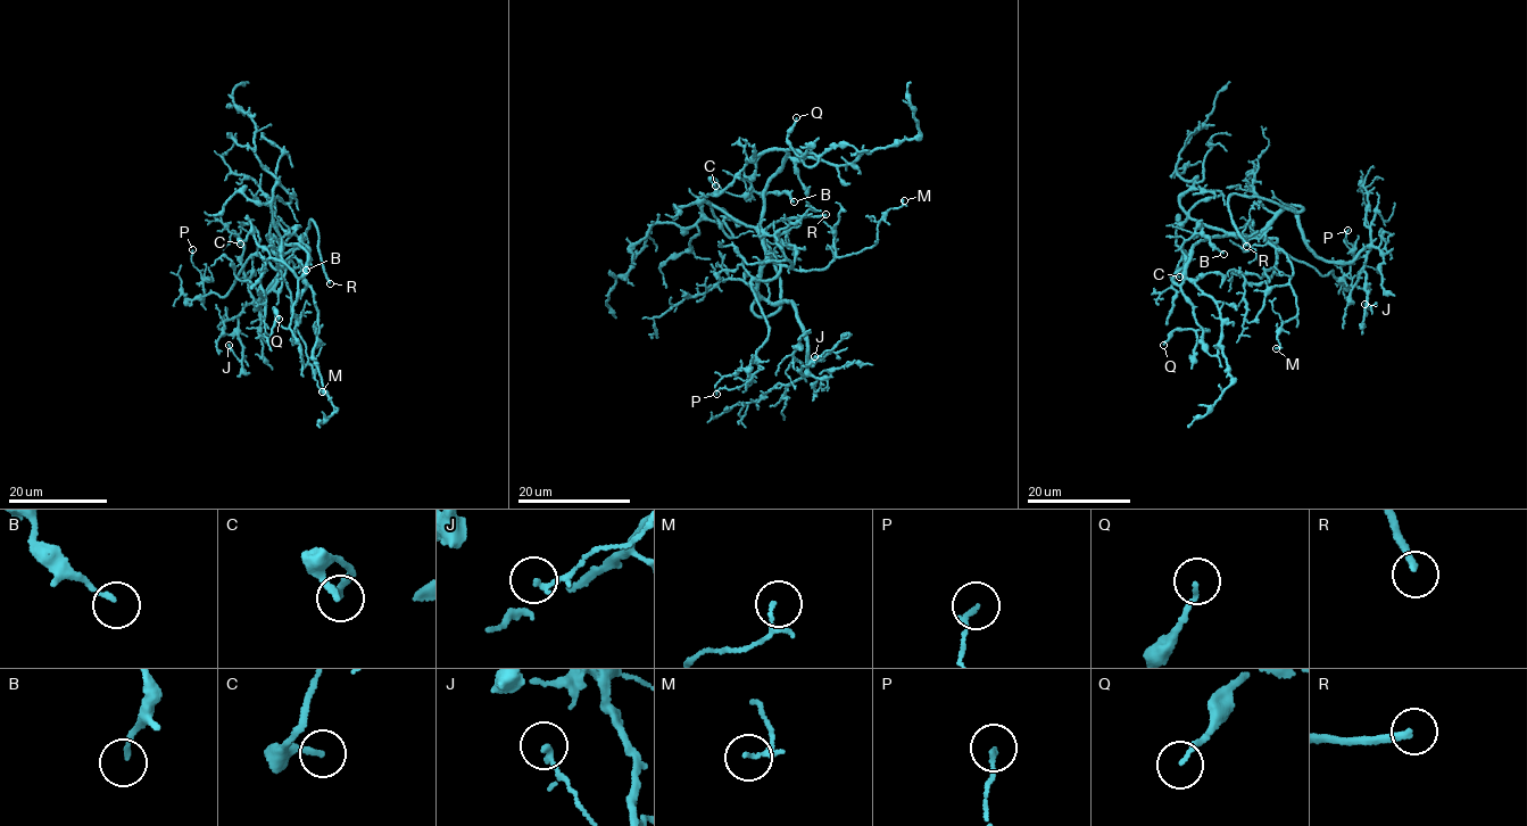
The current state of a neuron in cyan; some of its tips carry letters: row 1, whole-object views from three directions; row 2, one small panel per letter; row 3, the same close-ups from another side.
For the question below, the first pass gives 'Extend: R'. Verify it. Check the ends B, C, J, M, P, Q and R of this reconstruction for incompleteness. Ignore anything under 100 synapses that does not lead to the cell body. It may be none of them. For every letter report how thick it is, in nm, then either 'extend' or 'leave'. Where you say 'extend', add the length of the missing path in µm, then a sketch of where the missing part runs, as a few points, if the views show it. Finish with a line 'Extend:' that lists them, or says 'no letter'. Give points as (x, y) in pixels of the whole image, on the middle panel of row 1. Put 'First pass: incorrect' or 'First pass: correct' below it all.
B: 130 nm thick; leave
C: 200 nm thick; leave
J: 120 nm thick; leave
M: 90 nm thick; leave
P: 150 nm thick; leave
Q: 120 nm thick; leave
R: 220 nm thick; extend; about 60 µm are missing; missing branch runs (826, 214), (857, 191), (871, 187), (895, 164), (930, 166), (945, 159), (920, 207), (911, 206), (905, 156)
Extend: R
First pass: correct

